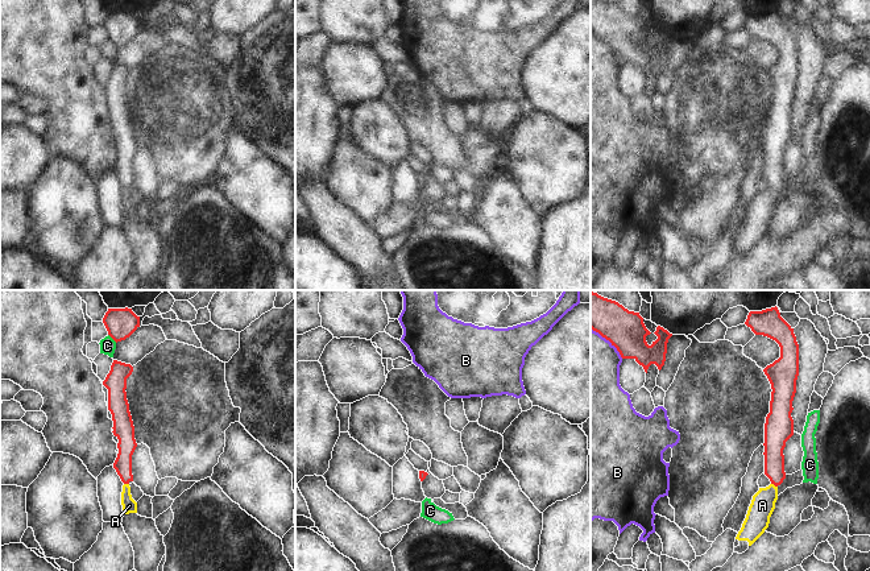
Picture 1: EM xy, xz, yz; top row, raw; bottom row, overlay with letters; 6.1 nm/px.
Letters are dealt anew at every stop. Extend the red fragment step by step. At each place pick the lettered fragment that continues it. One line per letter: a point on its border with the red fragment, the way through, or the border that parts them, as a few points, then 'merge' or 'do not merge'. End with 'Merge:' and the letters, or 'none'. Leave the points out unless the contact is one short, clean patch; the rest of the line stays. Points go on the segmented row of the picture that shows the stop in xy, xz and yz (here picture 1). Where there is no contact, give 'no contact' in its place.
A: meets red in yz at (774, 484); runs through yz (774, 443), (774, 484), (762, 505); merge
B: meets red in yz at (608, 339); do not merge
C: meets red in xy at (112, 338); do not merge
Merge: A

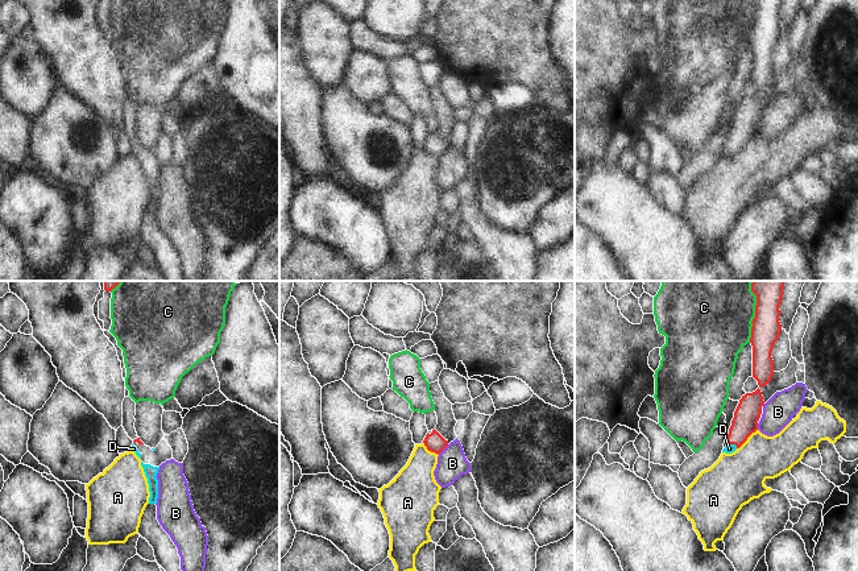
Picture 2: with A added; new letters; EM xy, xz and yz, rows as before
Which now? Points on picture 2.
A: meets red in yz at (746, 439); border along yz (757, 429), (737, 449); do not merge
B: meets red in xz at (443, 449); border along xz (448, 445), (438, 454); do not merge
C: meets red in yz at (755, 311); do not merge
D: meets red in yz at (733, 443); merge
Merge: D

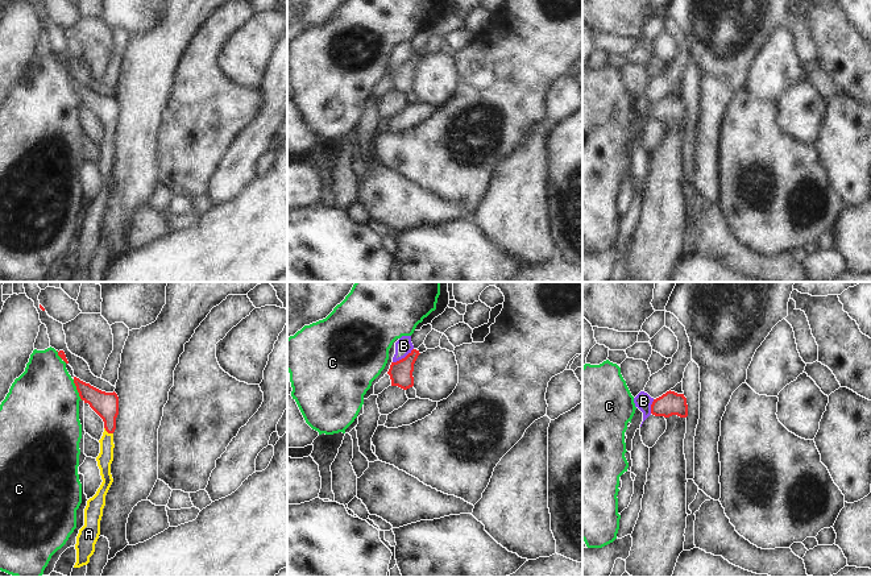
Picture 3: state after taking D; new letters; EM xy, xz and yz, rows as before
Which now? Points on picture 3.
A: meets red in xy at (108, 432); runs through xy (106, 405), (108, 410), (108, 432), (106, 456); merge
B: meets red in xz at (402, 358); border along xz (413, 348), (403, 357), (393, 362); do not merge
C: meets red in xy at (77, 389); do not merge
Merge: A

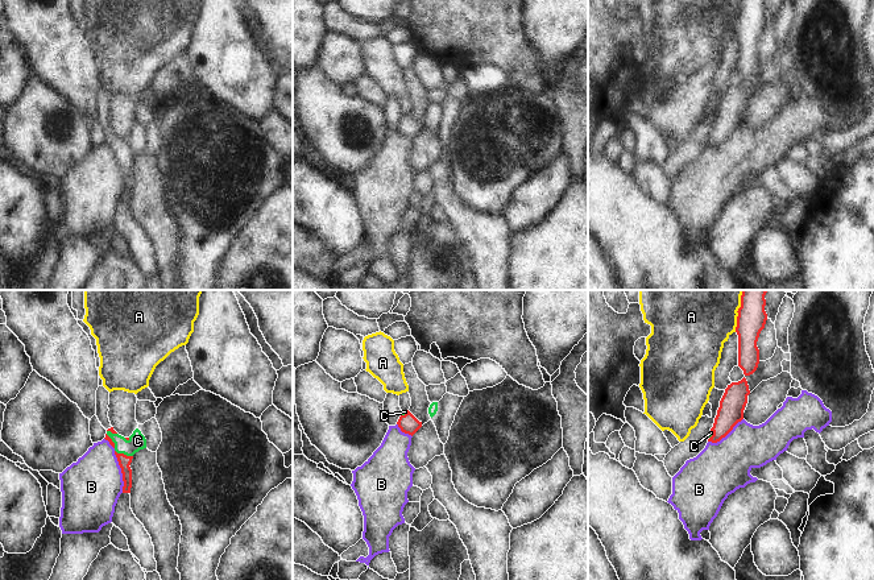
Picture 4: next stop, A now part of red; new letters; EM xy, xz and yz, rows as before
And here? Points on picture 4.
A: meets red in yz at (737, 311); do not merge
B: meets red in xy at (121, 472); border along xy (114, 451), (121, 473), (123, 492); do not merge
C: meets red in xy at (123, 454); border along xy (115, 450), (132, 456); do not merge
Merge: none

